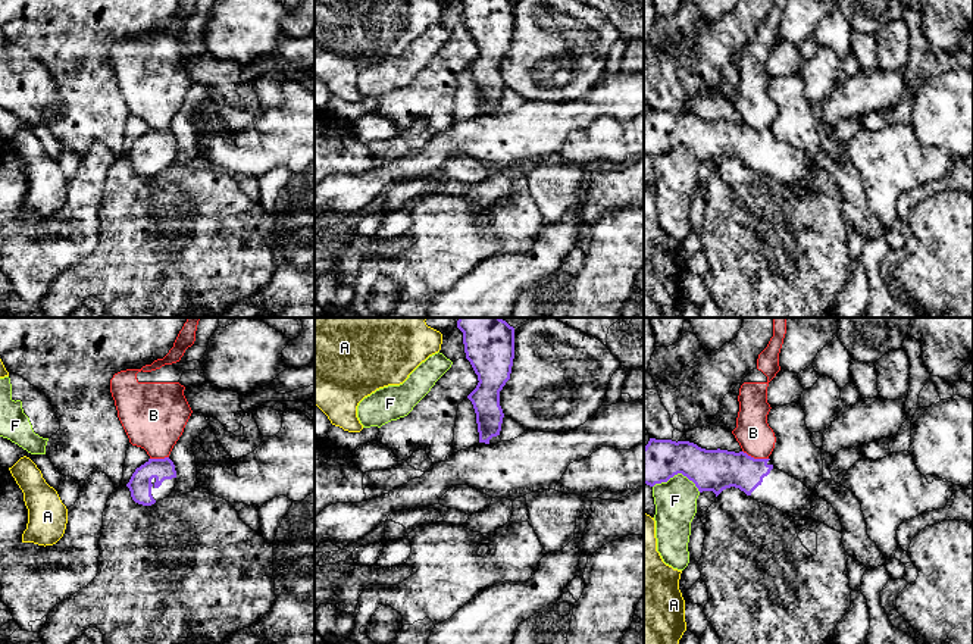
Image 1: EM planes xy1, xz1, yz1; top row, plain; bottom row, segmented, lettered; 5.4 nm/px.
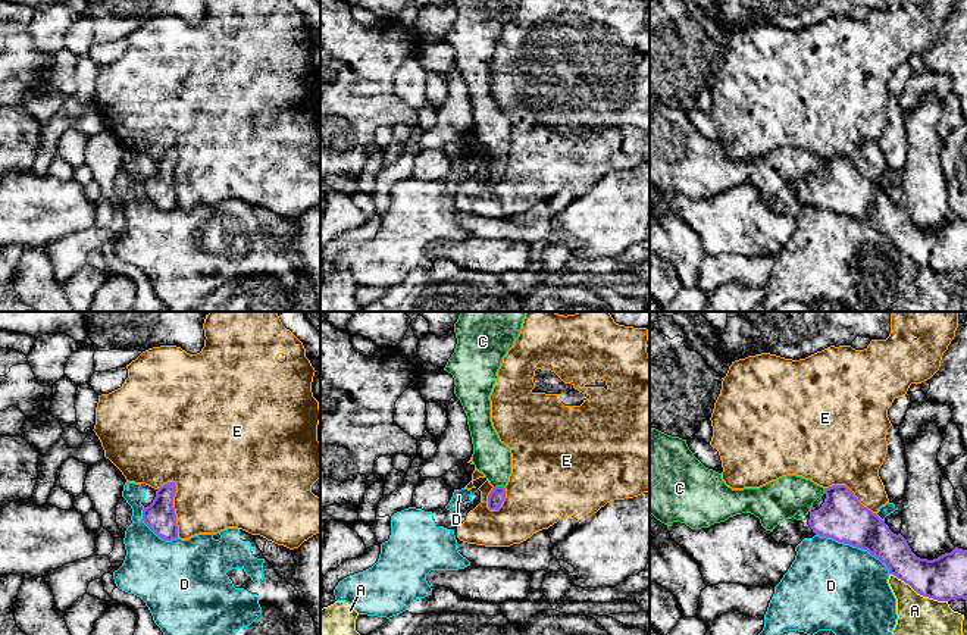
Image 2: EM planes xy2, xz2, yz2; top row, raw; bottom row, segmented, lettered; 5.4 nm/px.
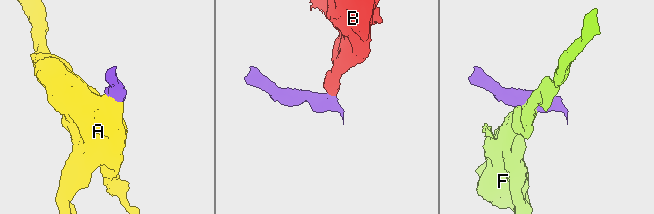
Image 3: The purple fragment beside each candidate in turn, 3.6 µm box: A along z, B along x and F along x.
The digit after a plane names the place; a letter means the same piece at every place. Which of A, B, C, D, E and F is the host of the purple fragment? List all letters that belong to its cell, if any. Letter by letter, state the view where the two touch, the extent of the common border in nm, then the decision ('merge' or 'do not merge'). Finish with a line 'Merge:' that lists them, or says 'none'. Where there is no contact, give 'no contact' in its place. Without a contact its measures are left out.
A: yz2 | 340 nm | do not merge
B: yz1 | 150 nm | do not merge
C: xz2 | 60 nm | merge
D: yz2 | 460 nm | do not merge
E: xy2 | 320 nm | do not merge
F: yz1 | 260 nm | do not merge
Merge: C

